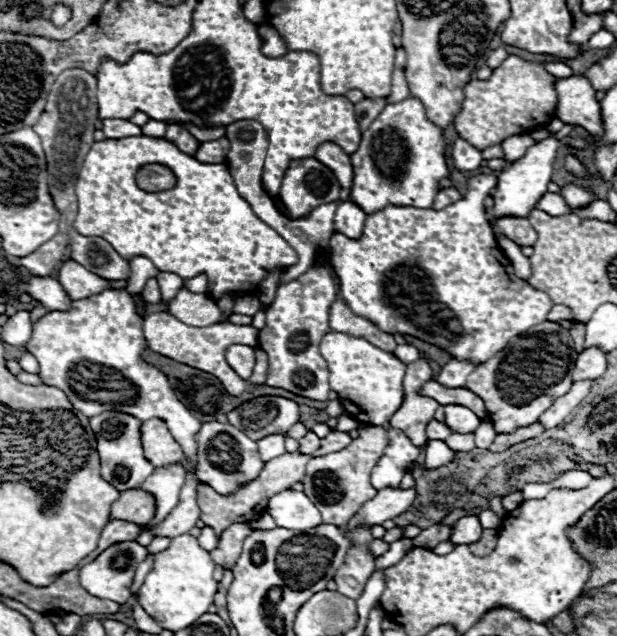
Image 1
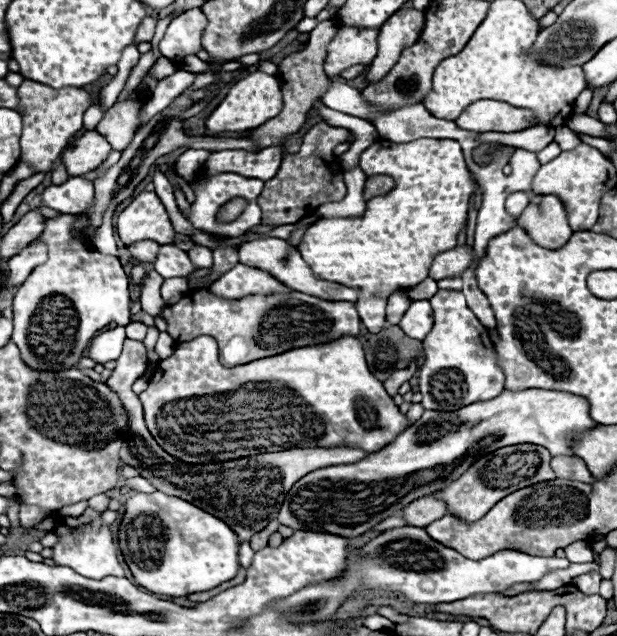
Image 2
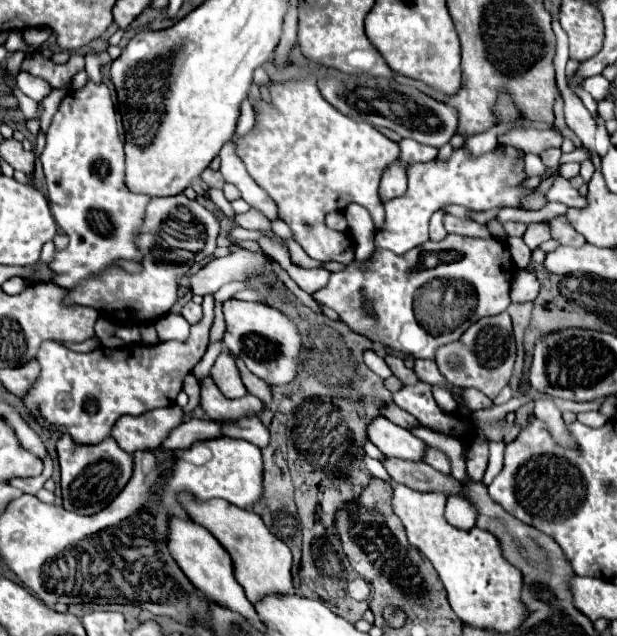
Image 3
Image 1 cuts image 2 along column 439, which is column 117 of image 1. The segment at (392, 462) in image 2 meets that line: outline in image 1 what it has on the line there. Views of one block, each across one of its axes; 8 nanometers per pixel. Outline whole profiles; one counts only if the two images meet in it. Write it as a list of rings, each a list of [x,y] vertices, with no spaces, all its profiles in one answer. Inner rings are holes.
[[[102,412],[98,416],[90,418],[90,428],[96,434],[98,440],[98,454],[100,454],[100,476],[114,484],[114,488],[118,488],[118,492],[124,490],[132,490],[132,488],[140,488],[142,480],[146,480],[146,476],[150,476],[154,472],[154,466],[144,458],[142,452],[142,442],[140,442],[140,420],[124,414],[124,412]]]

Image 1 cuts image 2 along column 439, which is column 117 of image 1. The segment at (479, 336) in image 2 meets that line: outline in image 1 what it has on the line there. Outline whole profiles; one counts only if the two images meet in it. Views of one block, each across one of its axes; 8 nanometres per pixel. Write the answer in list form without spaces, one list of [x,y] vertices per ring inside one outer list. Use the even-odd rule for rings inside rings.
[[[106,290],[102,294],[78,300],[72,304],[72,310],[68,312],[50,312],[46,316],[42,316],[36,324],[34,324],[34,332],[30,342],[26,344],[26,350],[38,360],[40,364],[40,376],[46,384],[60,388],[72,402],[72,406],[76,410],[80,410],[84,416],[96,416],[102,414],[106,410],[118,410],[118,412],[126,412],[130,416],[138,416],[142,422],[150,420],[150,418],[160,418],[168,424],[174,440],[178,440],[178,444],[182,446],[184,454],[190,456],[190,460],[196,464],[196,440],[194,436],[200,430],[200,422],[192,416],[192,412],[176,398],[174,390],[168,384],[168,378],[154,366],[142,362],[140,352],[146,348],[146,340],[144,340],[144,332],[142,332],[142,318],[136,314],[136,306],[132,296],[126,290]],[[86,362],[90,364],[98,364],[108,368],[112,374],[110,376],[90,376]]]

